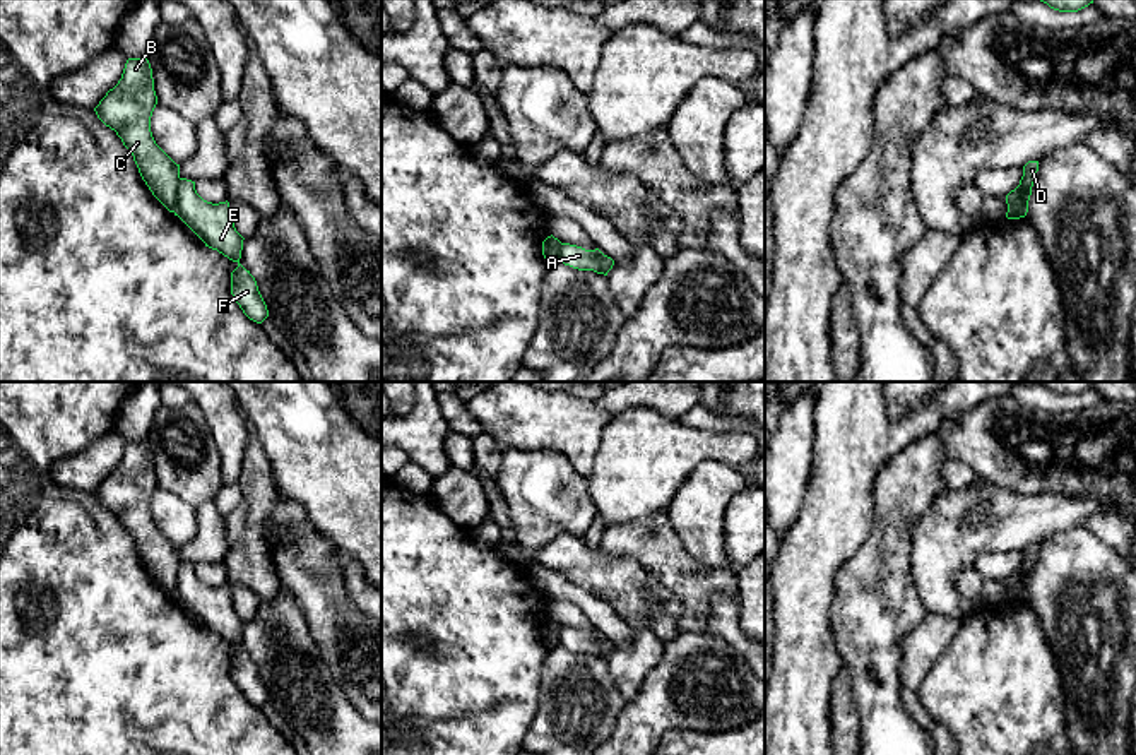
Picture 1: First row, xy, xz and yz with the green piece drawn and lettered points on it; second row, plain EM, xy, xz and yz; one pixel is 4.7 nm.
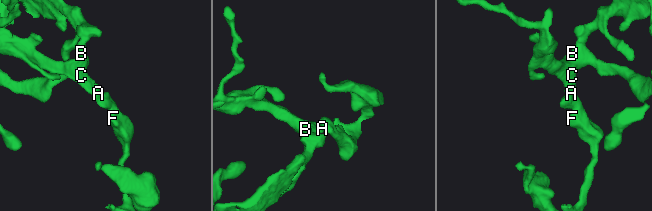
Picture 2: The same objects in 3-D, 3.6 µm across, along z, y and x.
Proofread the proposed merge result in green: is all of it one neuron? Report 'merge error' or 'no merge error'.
merge error

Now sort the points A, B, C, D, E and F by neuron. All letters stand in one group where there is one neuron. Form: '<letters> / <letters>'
A E F / B C D

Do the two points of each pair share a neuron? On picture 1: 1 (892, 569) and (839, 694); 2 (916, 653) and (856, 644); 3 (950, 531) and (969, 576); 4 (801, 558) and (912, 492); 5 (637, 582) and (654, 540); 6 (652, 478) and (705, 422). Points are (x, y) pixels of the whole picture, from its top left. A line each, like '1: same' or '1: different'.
1: different
2: different
3: different
4: different
5: different
6: different

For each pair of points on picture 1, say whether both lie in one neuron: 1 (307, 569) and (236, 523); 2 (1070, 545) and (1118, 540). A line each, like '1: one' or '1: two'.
1: two
2: two

